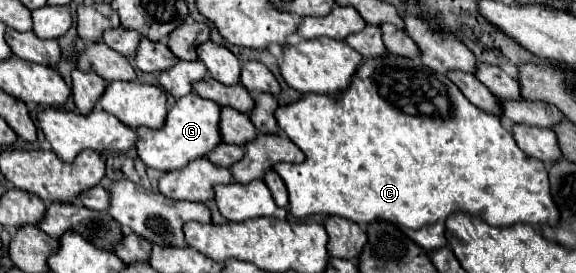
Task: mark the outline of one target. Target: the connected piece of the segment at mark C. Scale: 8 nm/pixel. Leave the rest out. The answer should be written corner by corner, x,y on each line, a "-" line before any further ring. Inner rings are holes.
391,52
365,58
343,92
329,96
303,94
297,102
279,106
275,120
305,154
301,164
273,164
273,170
287,186
291,216
295,218
303,220
313,214
335,214
359,226
367,226
373,220
391,220
427,252
447,244
441,214
453,214
455,210
481,214
491,226
517,222
553,224
553,220
557,220
557,206
547,186
545,164
517,148
499,116
481,112
469,104
445,74
425,68
419,60

